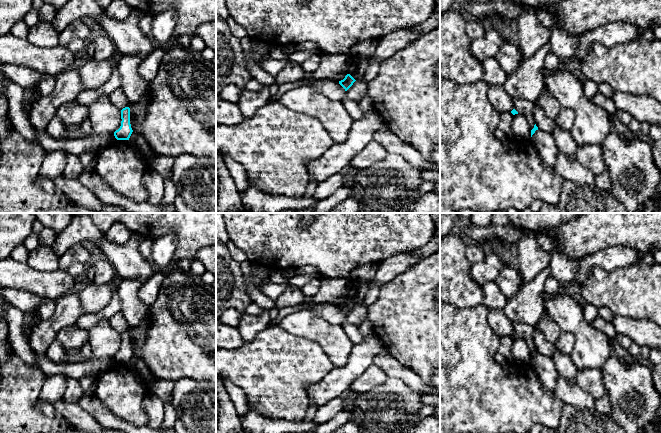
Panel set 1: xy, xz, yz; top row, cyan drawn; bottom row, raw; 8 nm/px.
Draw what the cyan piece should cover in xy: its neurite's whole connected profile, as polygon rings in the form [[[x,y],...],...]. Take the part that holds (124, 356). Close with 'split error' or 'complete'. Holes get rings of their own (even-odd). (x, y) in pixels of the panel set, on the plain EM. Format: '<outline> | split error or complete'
[[[125,331],[121,334],[121,350],[114,356],[117,364],[129,364],[133,354],[130,348],[130,332]]] | complete

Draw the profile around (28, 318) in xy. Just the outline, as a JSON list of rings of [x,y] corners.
[[[30,312],[24,313],[23,334],[33,325],[33,316]]]

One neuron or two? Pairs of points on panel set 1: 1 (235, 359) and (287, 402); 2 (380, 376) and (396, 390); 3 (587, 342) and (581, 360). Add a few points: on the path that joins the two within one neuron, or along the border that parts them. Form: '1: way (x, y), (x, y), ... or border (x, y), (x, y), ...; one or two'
1: way (248, 367), (253, 367), (275, 389); one
2: border (388, 377), (364, 393); two
3: way (587, 346), (587, 353), (584, 356); one

